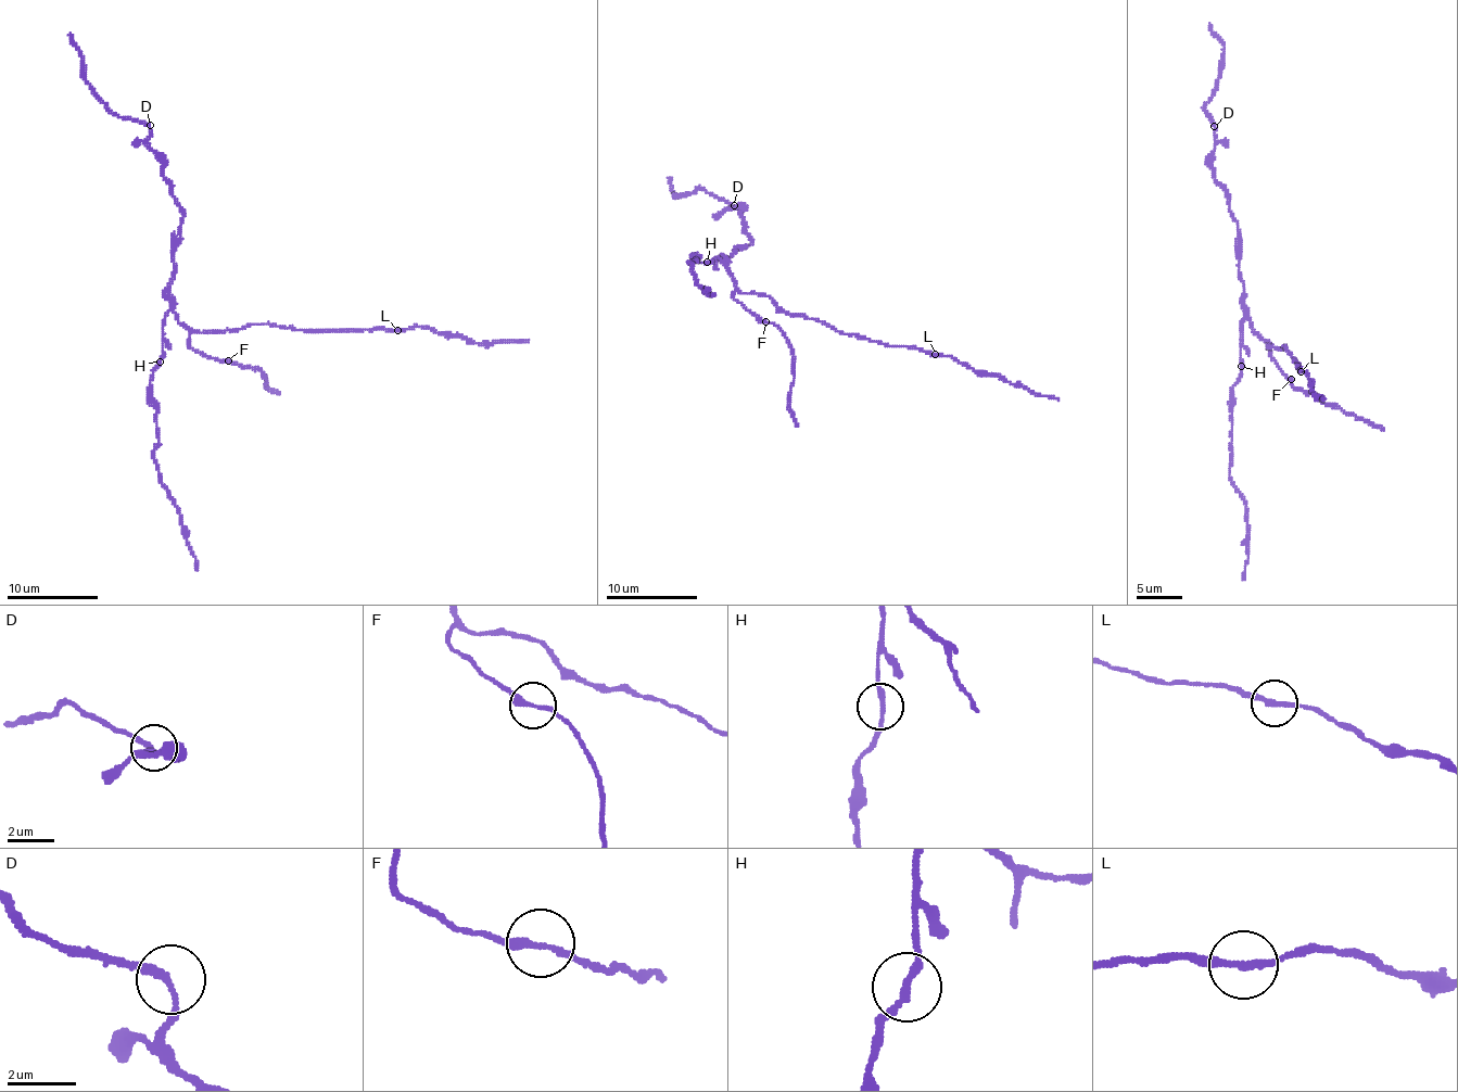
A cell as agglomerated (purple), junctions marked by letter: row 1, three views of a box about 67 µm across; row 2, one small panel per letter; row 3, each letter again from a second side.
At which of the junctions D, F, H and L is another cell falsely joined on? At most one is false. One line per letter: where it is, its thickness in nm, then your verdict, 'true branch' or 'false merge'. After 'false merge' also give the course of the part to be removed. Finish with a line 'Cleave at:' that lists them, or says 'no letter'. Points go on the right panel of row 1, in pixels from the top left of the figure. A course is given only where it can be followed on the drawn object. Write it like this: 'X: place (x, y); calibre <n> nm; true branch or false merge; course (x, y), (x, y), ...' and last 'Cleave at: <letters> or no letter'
D: place (1214, 126); calibre 190 nm; true branch
F: place (1291, 379); calibre 220 nm; true branch
H: place (1241, 366); calibre 200 nm; true branch
L: place (1301, 371); calibre 200 nm; true branch
Cleave at: no letter

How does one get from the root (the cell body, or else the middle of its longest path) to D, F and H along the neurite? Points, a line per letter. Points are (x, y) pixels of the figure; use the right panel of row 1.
D: (1256, 332), (1244, 303), (1238, 220), (1211, 164), (1214, 126)
F: (1256, 332), (1285, 378), (1291, 379)
H: (1256, 332), (1249, 317), (1240, 332), (1241, 366)

